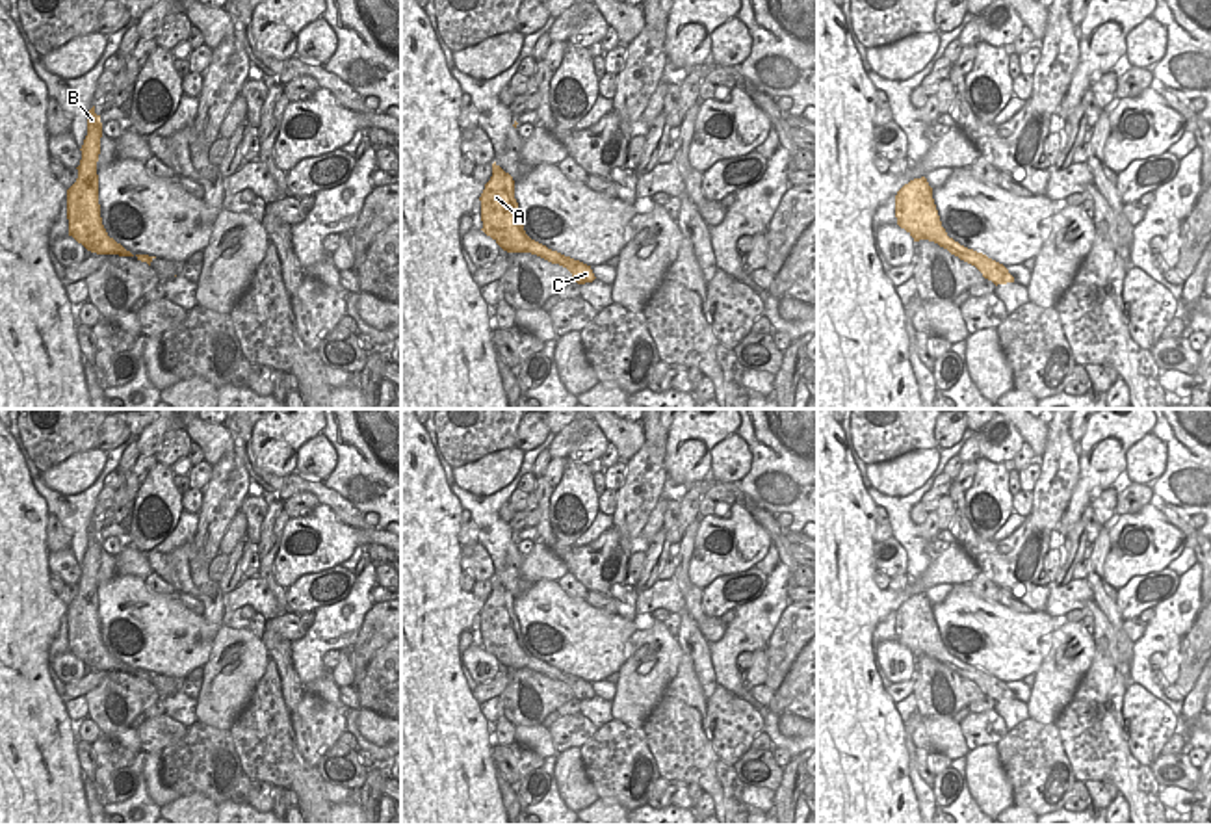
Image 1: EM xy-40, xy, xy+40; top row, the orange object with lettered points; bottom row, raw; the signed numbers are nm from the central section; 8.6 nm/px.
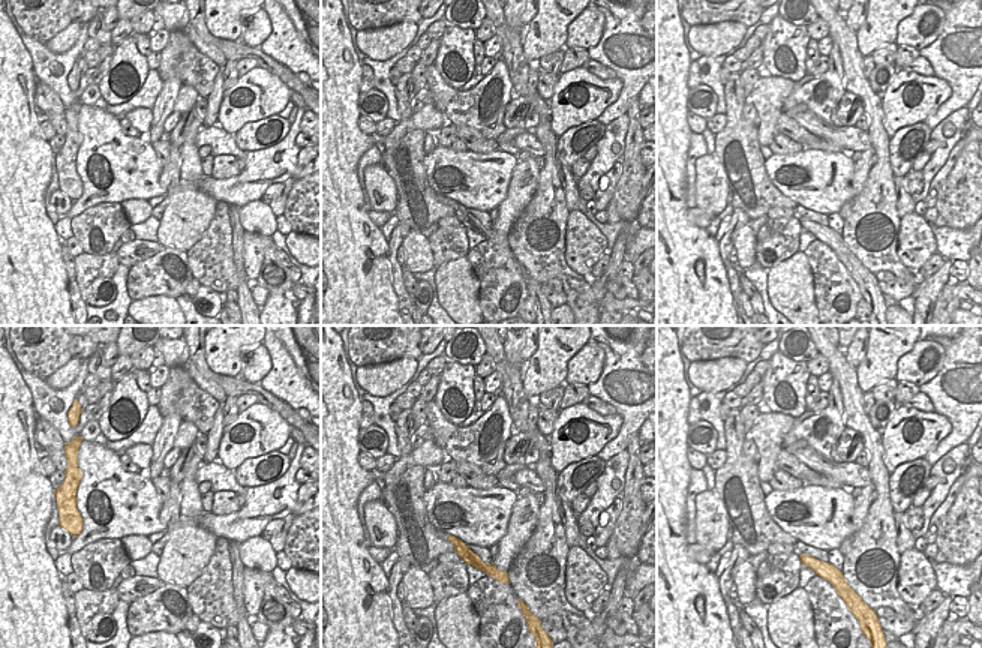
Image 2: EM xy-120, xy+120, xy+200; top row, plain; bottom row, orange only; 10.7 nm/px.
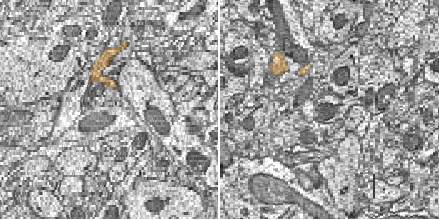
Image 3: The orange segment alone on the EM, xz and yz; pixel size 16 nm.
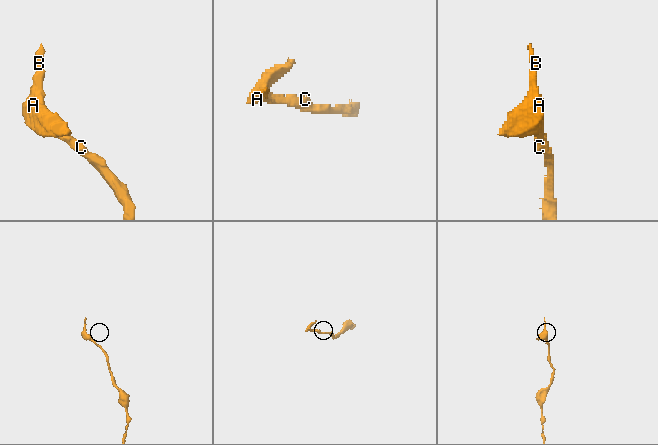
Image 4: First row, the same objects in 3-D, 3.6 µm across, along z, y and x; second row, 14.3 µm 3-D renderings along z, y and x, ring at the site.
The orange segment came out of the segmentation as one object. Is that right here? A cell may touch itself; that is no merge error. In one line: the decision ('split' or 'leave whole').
leave whole

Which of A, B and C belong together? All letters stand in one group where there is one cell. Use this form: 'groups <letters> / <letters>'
groups A B C

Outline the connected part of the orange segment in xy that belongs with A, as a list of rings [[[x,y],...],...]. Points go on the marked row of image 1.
[[[496,162],[492,177],[479,197],[483,232],[507,253],[531,253],[552,264],[566,268],[578,284],[592,282],[596,277],[591,266],[565,256],[531,240],[522,225],[520,208],[514,199],[514,180]]]

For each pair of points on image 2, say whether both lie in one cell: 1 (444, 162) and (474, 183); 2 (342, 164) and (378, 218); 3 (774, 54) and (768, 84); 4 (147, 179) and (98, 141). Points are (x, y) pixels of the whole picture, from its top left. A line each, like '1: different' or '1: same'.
1: same
2: different
3: different
4: same

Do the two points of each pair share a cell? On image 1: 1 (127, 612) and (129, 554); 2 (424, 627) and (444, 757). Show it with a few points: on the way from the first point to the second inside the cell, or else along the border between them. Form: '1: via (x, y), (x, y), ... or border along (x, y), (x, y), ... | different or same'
1: border along (117, 573), (143, 578) | different
2: via (424, 658), (424, 725) | same

